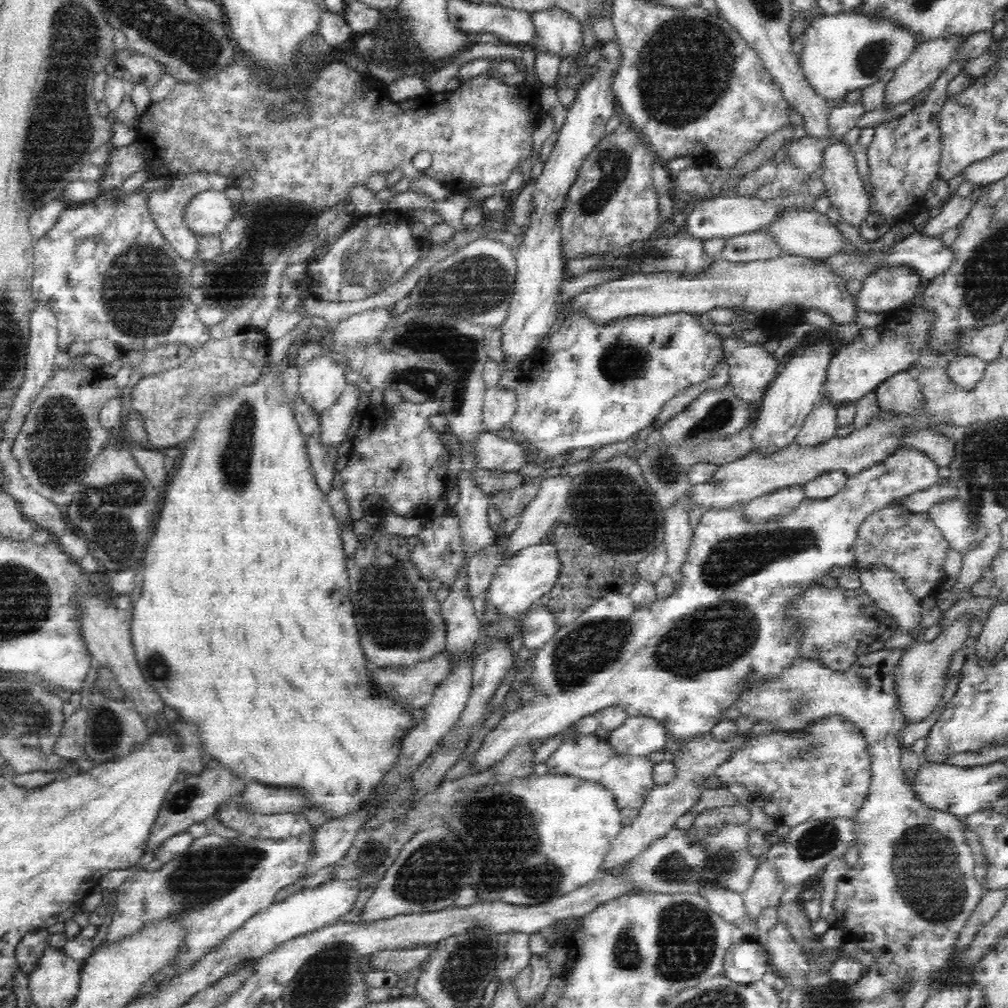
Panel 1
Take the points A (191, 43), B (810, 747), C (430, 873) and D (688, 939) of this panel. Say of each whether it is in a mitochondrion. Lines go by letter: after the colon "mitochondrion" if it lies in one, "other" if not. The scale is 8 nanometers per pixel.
A: mitochondrion
B: mitochondrion
C: mitochondrion
D: mitochondrion

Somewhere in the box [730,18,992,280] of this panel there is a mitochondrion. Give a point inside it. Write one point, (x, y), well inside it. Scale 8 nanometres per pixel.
(870, 58)

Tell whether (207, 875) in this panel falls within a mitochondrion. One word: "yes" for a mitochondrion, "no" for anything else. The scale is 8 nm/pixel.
yes

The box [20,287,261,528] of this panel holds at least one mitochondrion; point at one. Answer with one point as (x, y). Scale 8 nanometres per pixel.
(61, 427)

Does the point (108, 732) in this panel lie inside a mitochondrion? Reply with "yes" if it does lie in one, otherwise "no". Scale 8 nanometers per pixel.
yes

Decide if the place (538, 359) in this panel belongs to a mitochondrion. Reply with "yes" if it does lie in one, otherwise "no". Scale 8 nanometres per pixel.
no

